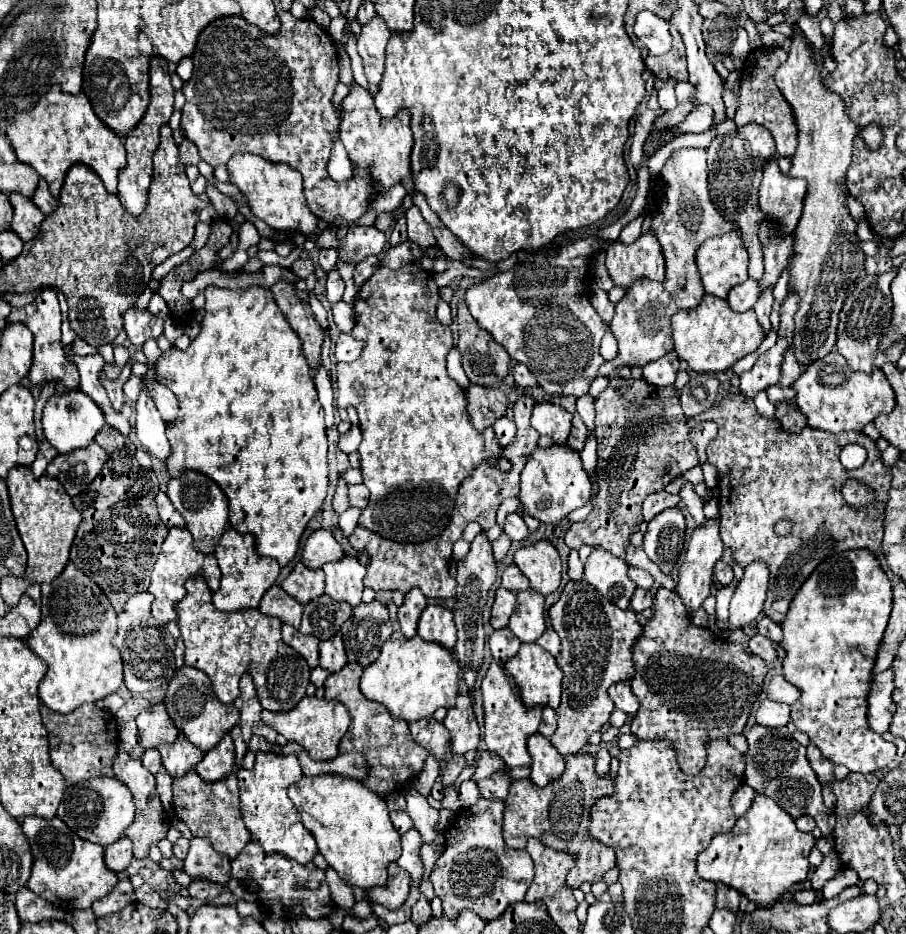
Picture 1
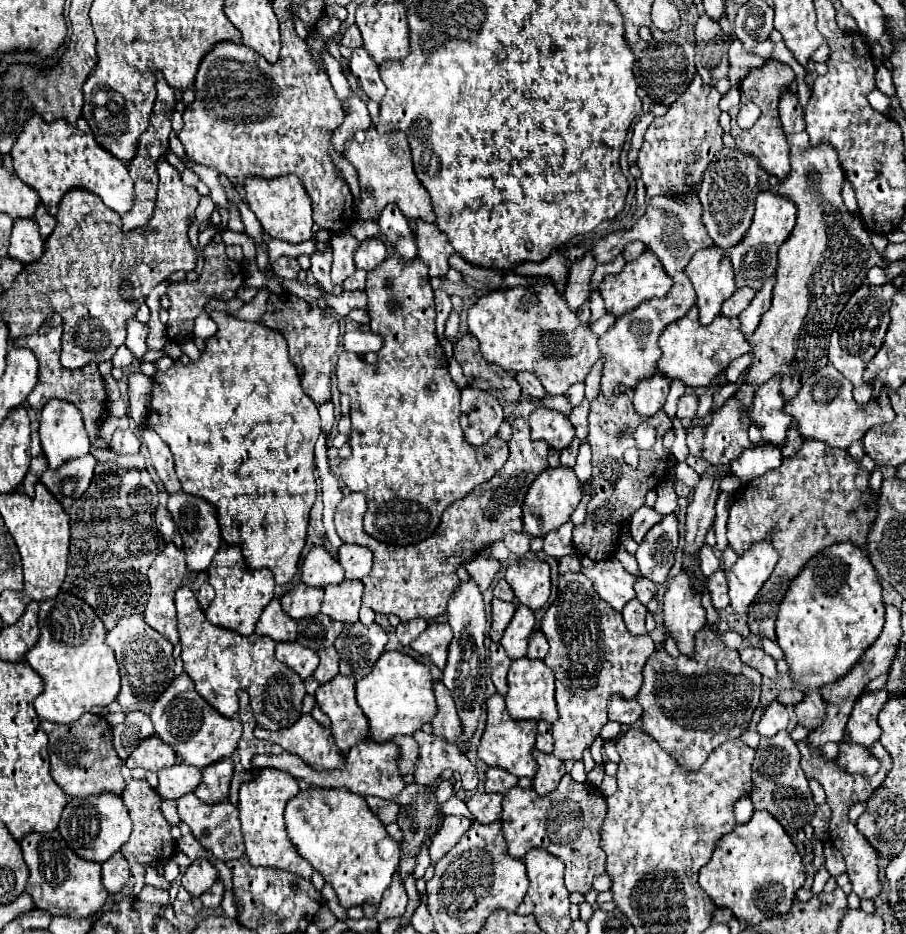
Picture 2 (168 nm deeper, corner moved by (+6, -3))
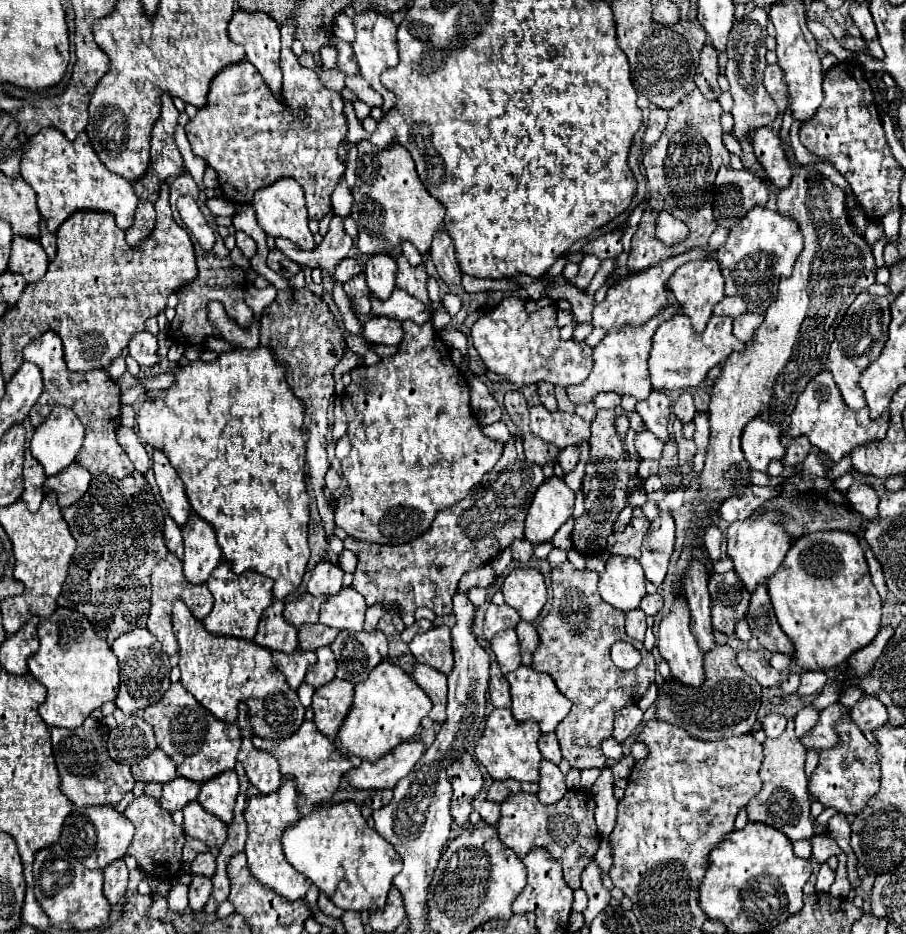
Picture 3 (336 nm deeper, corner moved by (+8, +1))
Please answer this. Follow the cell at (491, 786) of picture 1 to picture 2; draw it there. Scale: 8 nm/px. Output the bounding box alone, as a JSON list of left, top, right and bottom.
[467,793,501,823]

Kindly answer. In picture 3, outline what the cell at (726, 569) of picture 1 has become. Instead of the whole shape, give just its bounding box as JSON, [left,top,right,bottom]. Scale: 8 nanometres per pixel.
[709,571,751,635]

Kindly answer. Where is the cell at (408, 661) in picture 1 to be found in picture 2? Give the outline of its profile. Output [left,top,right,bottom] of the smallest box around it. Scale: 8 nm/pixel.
[357,651,437,743]

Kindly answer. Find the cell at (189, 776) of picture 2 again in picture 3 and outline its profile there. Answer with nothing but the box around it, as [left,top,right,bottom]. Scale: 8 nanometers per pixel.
[161,777,199,813]

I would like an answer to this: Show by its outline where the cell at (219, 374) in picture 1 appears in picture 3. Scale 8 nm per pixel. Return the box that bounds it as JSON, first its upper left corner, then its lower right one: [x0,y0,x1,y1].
[137,345,309,599]

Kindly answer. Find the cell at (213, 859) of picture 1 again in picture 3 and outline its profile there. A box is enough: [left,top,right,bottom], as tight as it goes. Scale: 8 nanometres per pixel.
[189,875,211,911]

